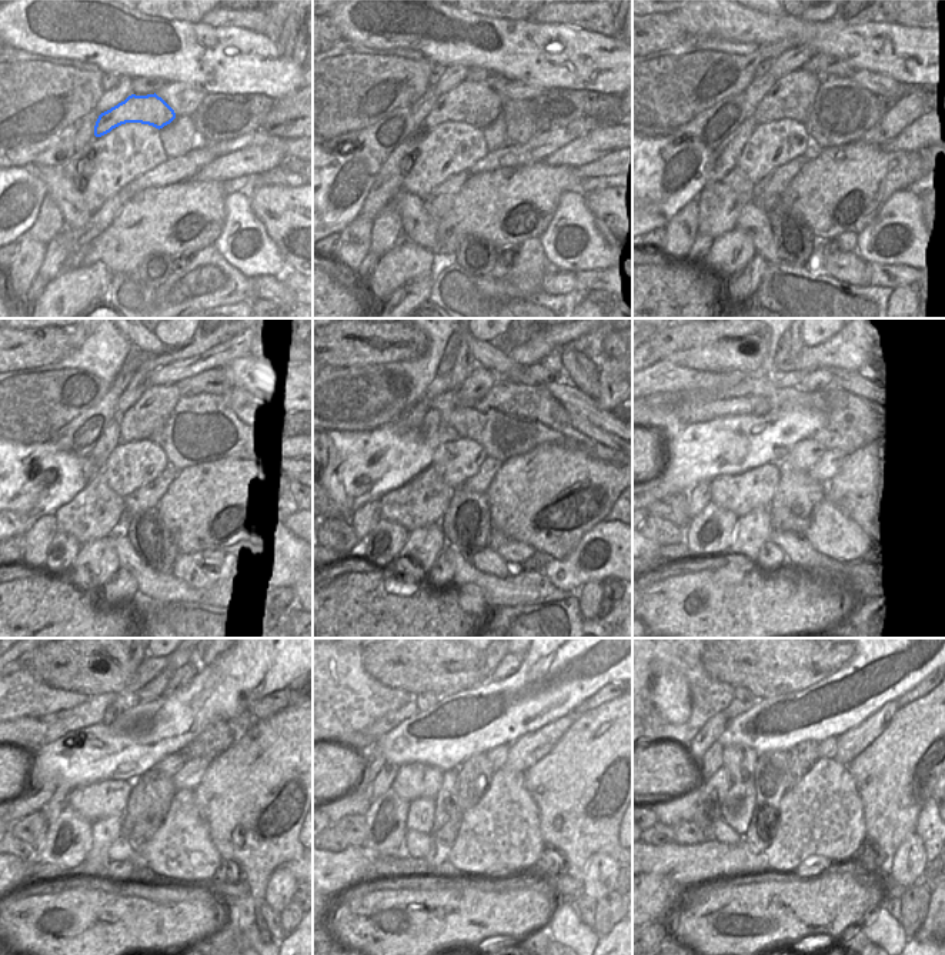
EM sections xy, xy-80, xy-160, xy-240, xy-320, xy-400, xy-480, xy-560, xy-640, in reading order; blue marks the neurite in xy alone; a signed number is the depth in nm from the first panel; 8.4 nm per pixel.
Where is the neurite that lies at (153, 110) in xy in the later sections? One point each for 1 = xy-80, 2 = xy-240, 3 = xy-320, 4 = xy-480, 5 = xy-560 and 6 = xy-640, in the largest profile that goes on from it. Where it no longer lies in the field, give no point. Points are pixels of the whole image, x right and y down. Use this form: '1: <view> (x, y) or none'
1: xy-80 (478, 104)
2: xy-240 (154, 406)
3: xy-320 (477, 386)
4: xy-480 (183, 675)
5: xy-560 (507, 667)
6: xy-640 (832, 667)

